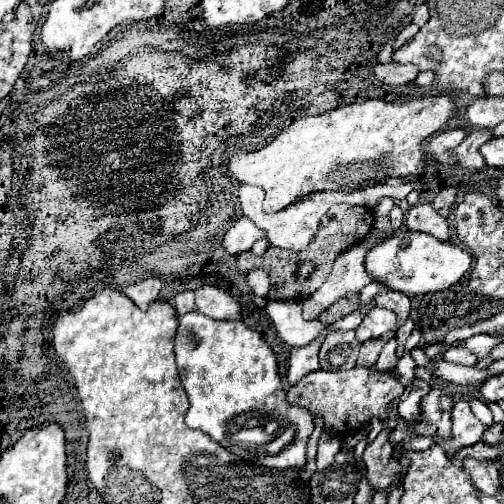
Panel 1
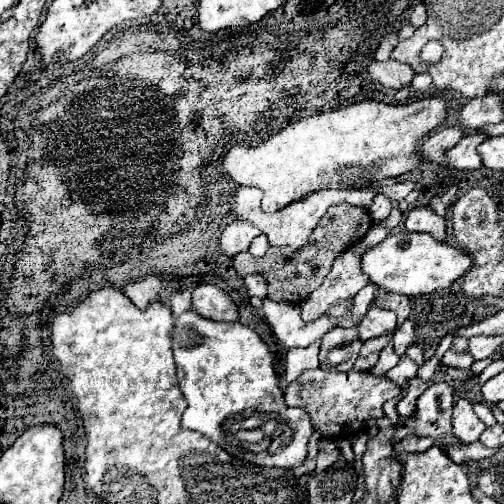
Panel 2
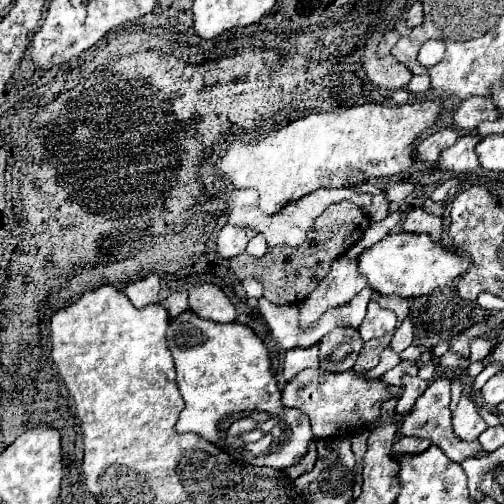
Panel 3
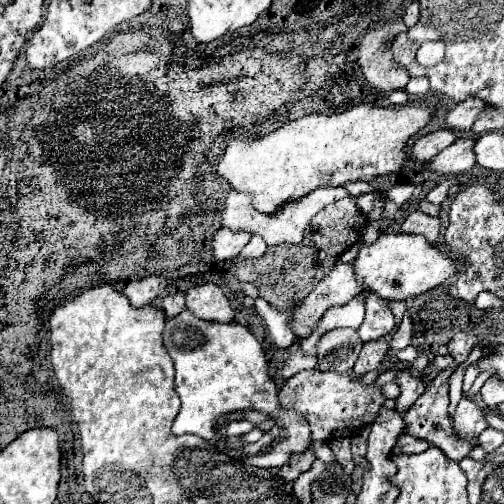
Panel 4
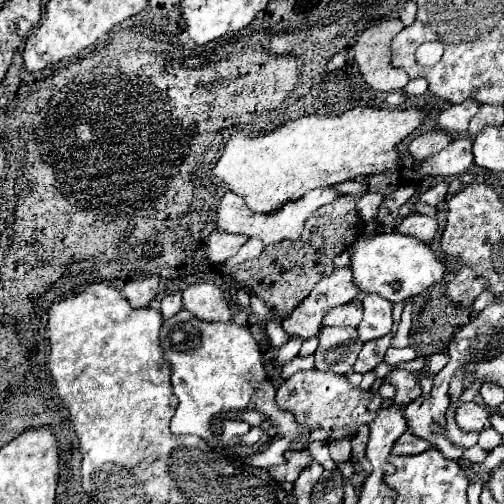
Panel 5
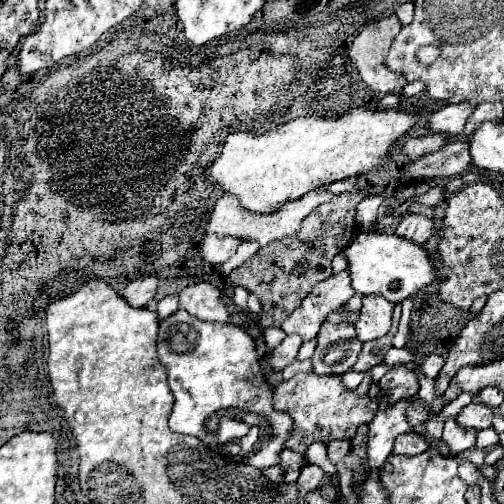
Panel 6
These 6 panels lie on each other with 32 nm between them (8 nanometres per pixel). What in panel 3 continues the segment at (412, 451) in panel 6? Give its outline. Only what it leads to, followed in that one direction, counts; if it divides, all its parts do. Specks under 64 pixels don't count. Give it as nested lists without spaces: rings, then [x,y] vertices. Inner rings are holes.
[[[402,436],[394,444],[394,454],[420,454],[430,444],[432,444],[430,440],[422,440],[422,438],[414,438],[414,436]]]

